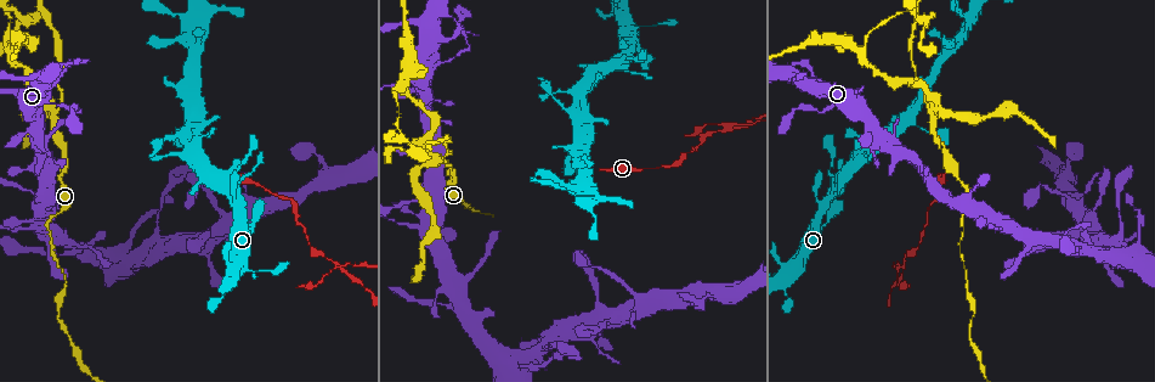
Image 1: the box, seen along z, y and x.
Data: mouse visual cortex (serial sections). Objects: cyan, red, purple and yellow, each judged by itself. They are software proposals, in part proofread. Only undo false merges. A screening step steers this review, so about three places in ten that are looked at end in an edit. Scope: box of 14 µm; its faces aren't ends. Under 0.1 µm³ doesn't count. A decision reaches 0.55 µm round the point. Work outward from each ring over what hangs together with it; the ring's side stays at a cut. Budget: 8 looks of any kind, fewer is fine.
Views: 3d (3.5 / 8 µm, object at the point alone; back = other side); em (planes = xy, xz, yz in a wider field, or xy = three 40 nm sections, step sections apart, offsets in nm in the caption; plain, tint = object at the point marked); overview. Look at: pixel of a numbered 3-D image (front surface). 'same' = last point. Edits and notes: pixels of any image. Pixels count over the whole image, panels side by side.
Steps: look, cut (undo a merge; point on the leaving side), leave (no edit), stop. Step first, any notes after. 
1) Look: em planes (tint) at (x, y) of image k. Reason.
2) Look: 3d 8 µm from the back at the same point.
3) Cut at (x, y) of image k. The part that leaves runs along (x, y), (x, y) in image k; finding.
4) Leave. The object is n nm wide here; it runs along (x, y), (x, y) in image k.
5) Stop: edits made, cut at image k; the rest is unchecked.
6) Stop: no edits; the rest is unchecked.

Look: 3d 8 µm at (338, 265) of image 1. Three-way junction.

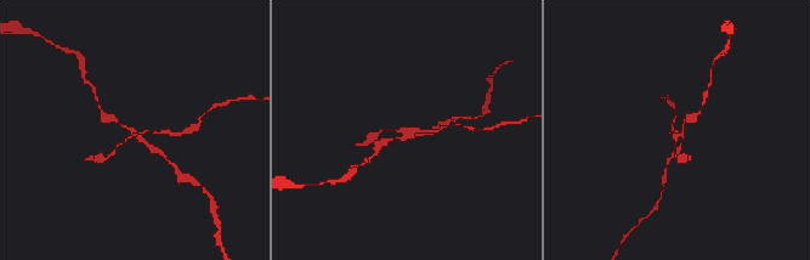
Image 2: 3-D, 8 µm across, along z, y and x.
Look: em xy step 3 (tint) at (137, 137) of image 2.

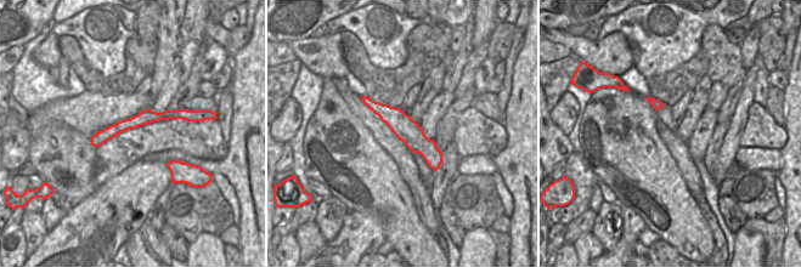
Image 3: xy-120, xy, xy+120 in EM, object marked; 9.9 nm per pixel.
Cut at (374, 135) of image 2. The object is 240 nm wide here; the part that leaves runs along (403, 133), (383, 130), (363, 143) in image 2; two cells meet here.

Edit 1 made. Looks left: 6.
Look: overview.

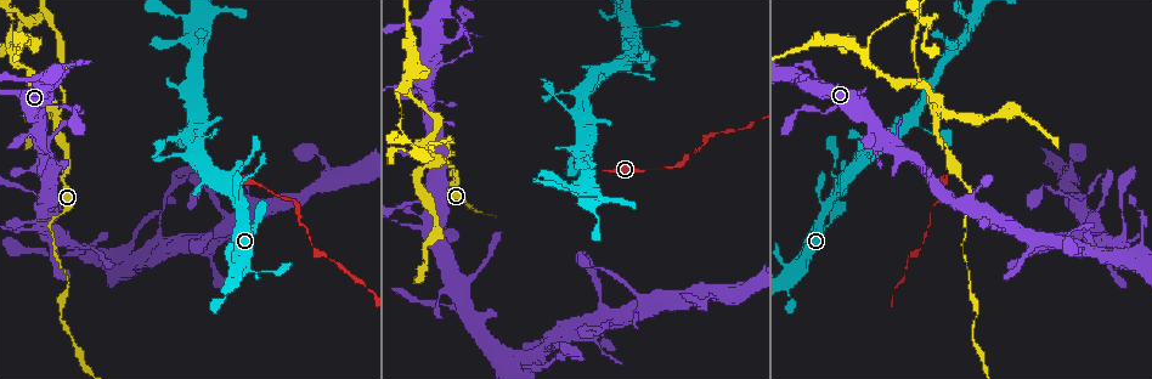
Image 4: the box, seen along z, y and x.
Look: 3d 3.5 µm at (939, 103) of image 4. Thin neck.

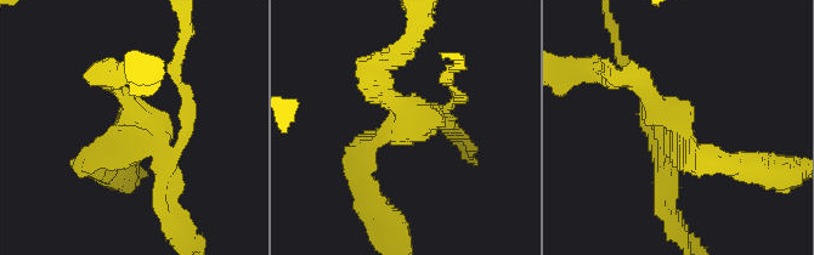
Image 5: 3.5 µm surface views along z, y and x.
Look: em xy step 2 (tint) at (419, 121) of image 5.

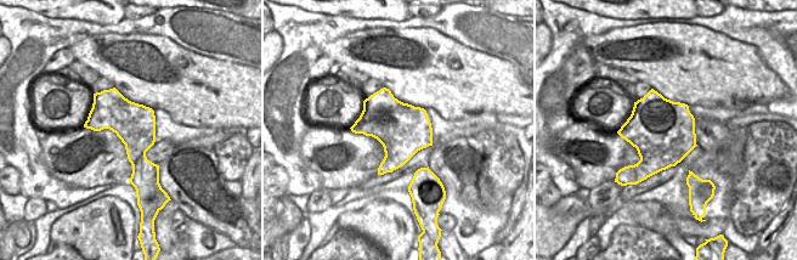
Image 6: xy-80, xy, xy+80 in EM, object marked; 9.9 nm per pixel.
Cut at (428, 125) of image 5. The part that leaves runs along (665, 187), (671, 124), (649, 91) in image 5; two cells meet here.

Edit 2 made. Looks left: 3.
Look: 3d 3.5 µm at (50, 229) of image 4. Thick turns thin.

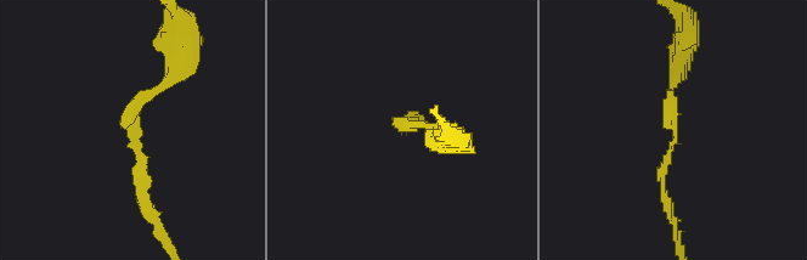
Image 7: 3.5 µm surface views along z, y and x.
Look: em xy step 5 (tint) at (675, 138) of image 7. The arms are 150, 150 nm wide; now the EM.

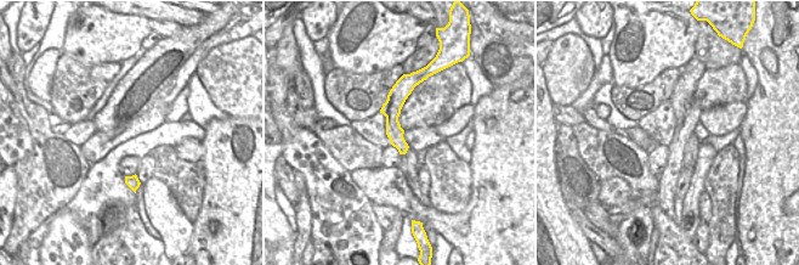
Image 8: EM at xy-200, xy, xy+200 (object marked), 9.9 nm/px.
Leave. It runs along (175, 68), (130, 109), (148, 210) in image 7; all the same cell.

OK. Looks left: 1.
Stop: edits made, cut at image 2, cut at image 5; the rest is unchecked.

